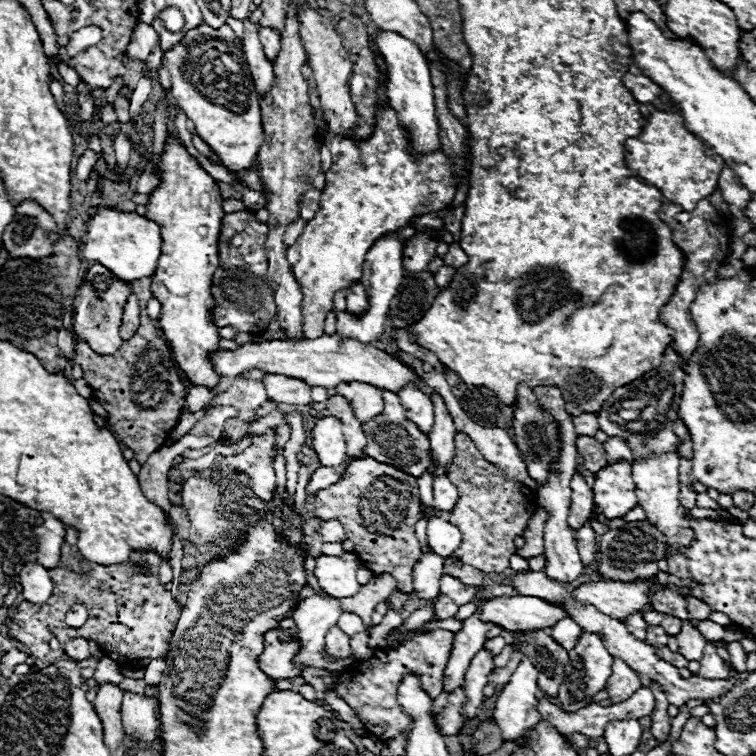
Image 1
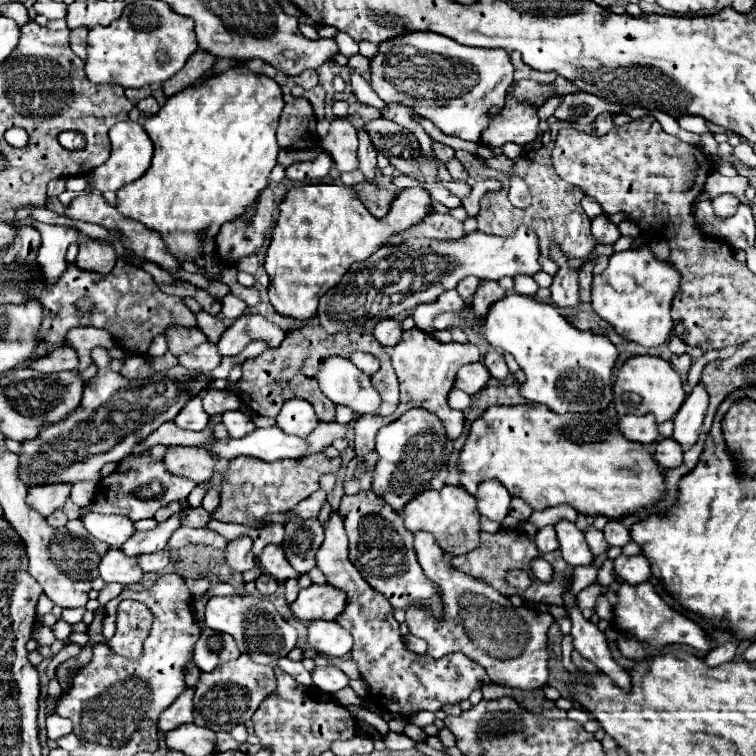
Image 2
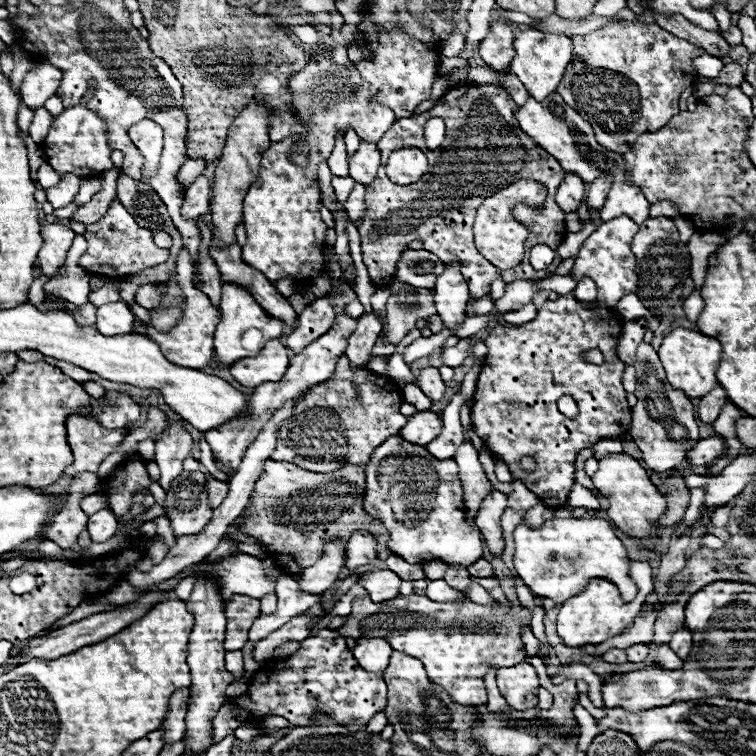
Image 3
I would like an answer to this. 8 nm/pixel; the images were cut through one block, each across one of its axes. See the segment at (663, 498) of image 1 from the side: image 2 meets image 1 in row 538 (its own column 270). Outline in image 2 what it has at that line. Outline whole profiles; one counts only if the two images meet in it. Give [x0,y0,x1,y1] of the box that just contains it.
[194,656,276,732]

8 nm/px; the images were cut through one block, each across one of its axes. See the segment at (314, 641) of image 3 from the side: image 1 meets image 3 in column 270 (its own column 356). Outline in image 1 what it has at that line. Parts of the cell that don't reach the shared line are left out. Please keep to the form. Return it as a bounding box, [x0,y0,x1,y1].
[334,628,454,740]

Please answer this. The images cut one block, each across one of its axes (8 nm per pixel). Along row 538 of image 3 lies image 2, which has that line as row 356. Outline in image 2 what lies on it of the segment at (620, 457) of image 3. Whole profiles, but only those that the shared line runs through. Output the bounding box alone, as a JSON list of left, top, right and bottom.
[614,356,686,424]

